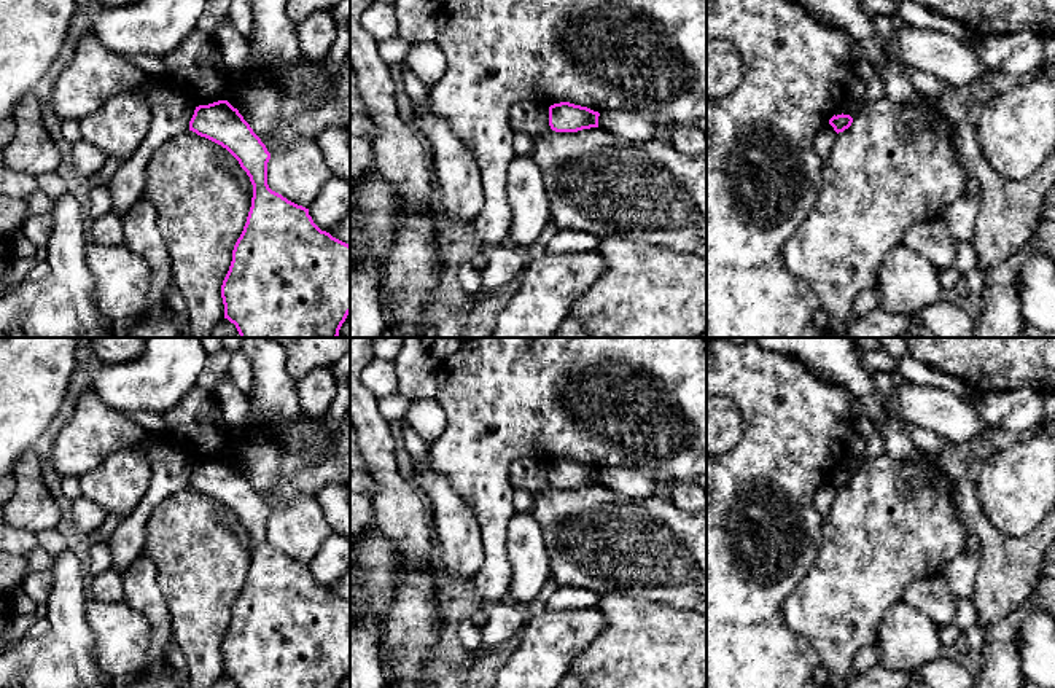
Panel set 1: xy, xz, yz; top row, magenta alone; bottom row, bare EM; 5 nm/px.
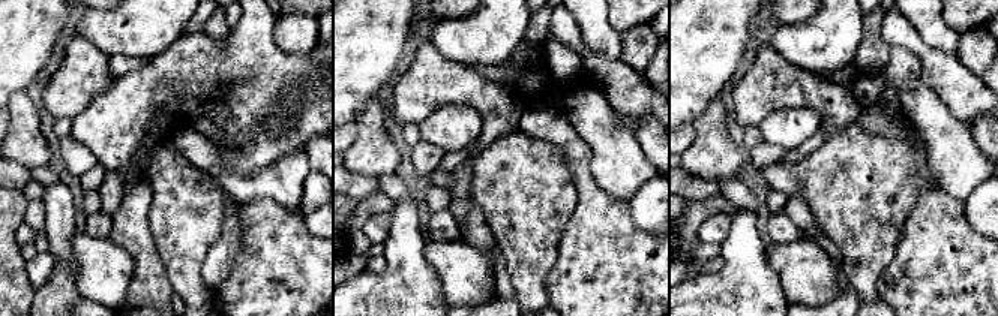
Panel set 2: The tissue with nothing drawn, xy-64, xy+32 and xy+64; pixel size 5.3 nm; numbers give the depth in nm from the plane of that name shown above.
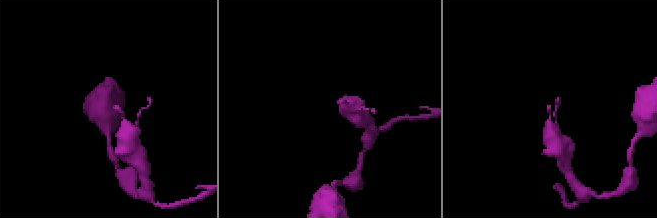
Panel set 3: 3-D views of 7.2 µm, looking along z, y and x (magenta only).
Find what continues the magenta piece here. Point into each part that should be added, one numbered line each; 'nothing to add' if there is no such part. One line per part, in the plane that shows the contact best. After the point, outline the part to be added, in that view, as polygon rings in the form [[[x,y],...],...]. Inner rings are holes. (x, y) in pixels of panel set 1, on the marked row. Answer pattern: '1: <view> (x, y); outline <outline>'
nothing to add

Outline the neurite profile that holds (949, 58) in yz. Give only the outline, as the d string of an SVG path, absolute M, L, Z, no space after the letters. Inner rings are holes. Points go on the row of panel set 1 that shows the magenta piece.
M896 24L899 57L904 64L945 80L955 88L966 86L990 73L980 61L975 45L985 37L967 40L932 30Z

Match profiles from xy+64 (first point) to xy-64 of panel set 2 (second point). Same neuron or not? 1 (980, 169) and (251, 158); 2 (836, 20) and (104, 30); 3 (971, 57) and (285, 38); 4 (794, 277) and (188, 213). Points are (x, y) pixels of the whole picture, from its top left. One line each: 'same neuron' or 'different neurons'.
1: different neurons
2: same neuron
3: same neuron
4: same neuron

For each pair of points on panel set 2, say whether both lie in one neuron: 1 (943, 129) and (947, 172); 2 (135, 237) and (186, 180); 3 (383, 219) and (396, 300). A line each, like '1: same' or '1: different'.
1: same
2: different
3: different

